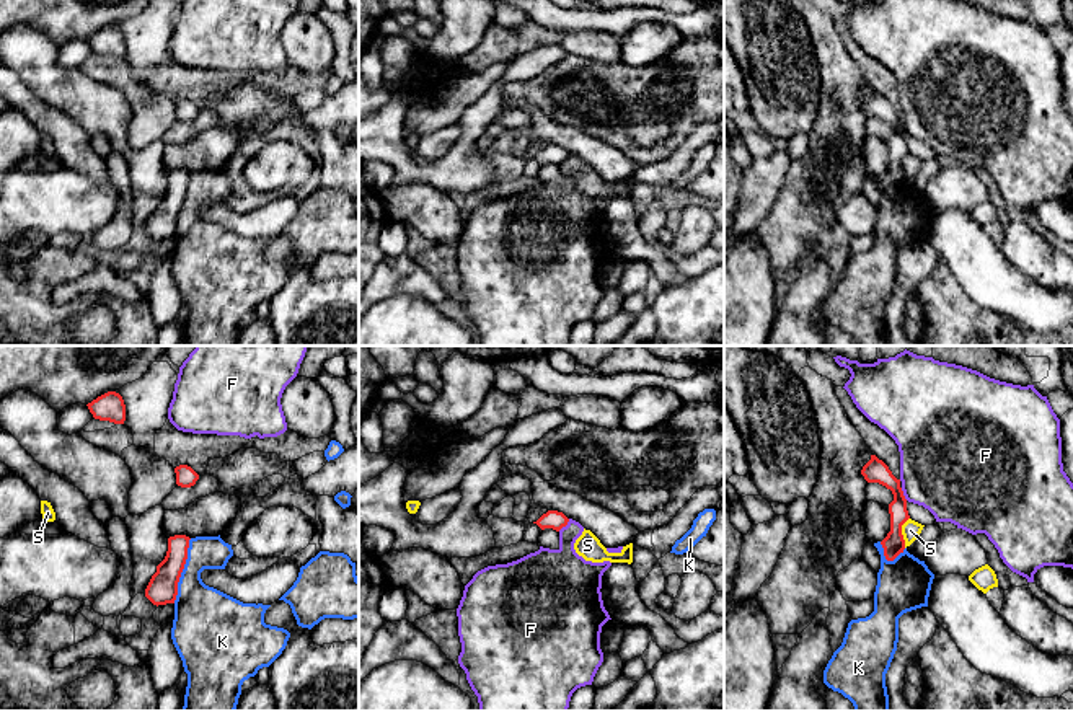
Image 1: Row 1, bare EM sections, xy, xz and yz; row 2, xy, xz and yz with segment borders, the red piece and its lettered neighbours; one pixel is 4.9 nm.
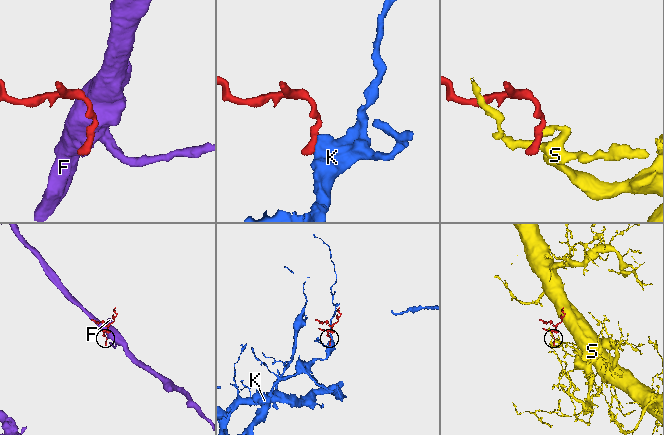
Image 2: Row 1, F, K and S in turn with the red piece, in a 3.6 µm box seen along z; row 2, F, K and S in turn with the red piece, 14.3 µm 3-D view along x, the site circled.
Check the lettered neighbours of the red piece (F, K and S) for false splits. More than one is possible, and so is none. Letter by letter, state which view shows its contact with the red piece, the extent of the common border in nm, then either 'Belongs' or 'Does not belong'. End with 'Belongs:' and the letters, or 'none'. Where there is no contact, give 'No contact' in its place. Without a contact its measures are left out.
F: Touches red in xz. Shared border 90 nm. Does not belong
K: Touches red in xy. Shared border 340 nm. Does not belong
S: Touches red in yz. Shared border 150 nm. Does not belong
Belongs: none

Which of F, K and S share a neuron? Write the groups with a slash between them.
F / K / S

